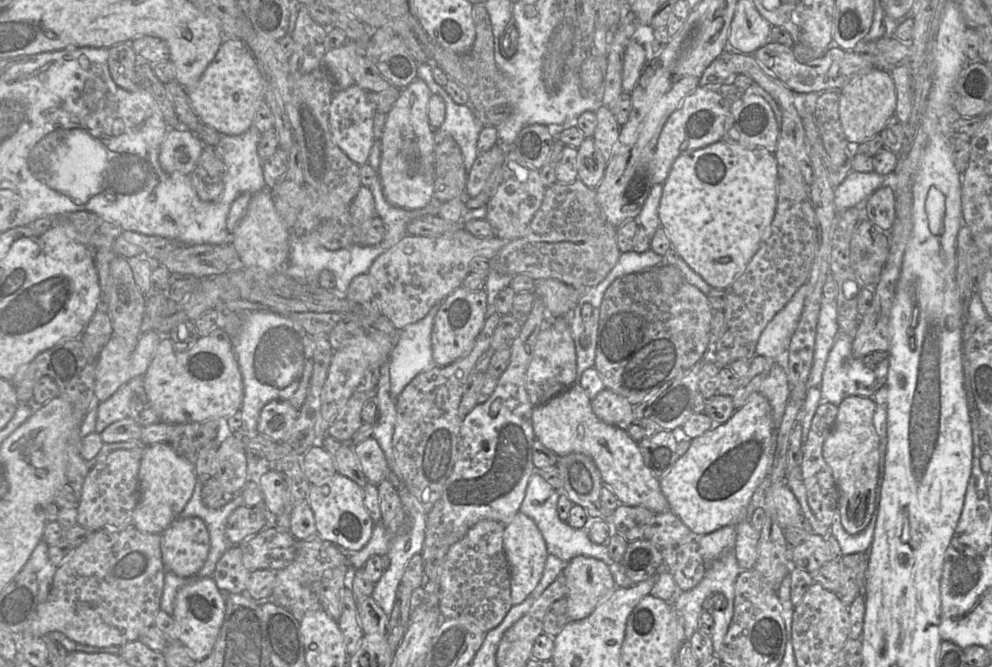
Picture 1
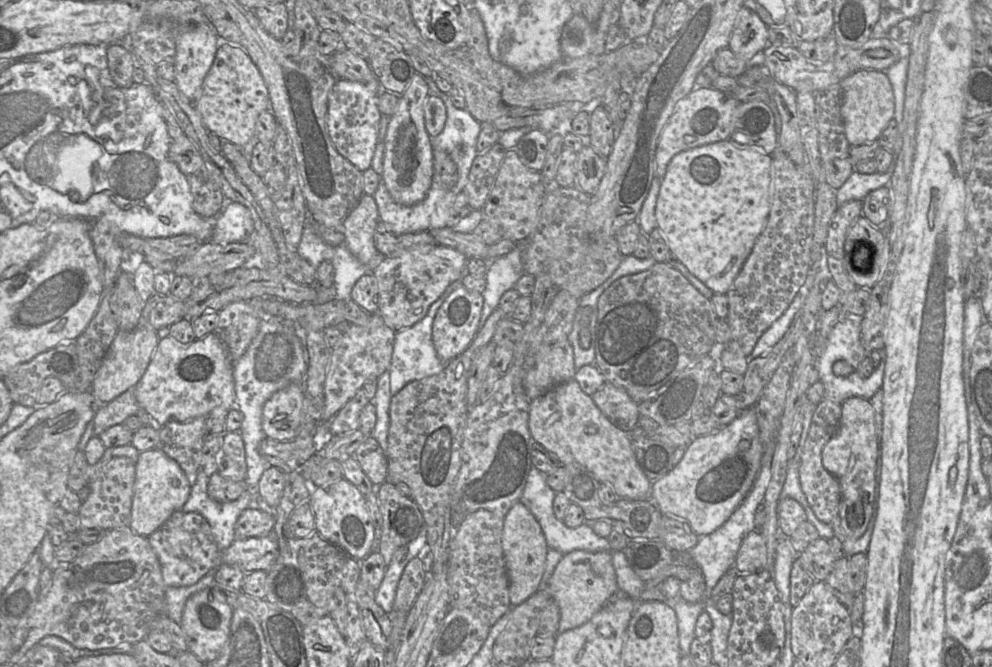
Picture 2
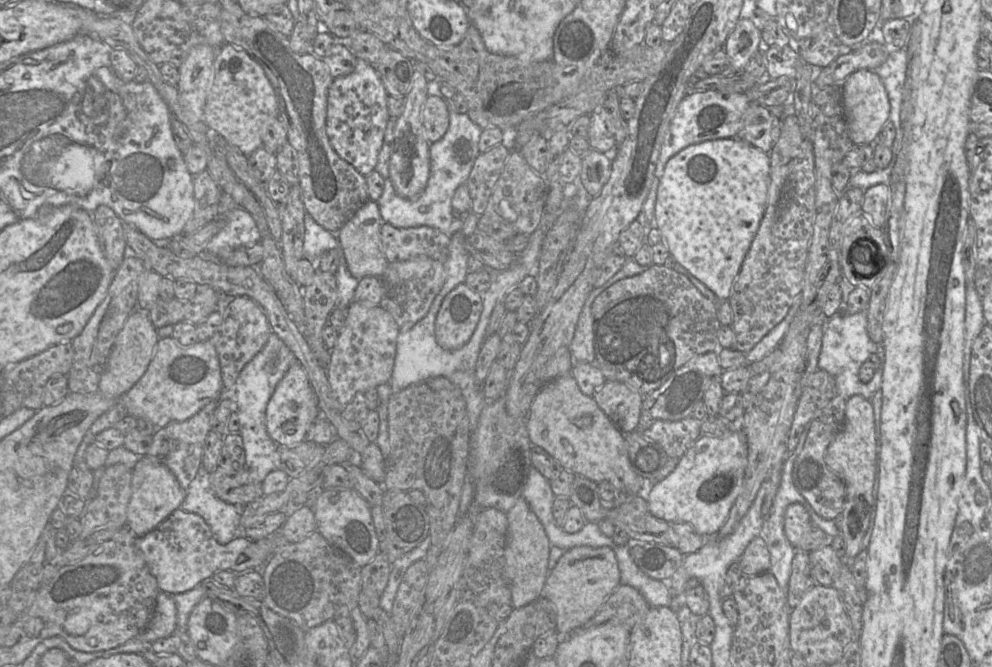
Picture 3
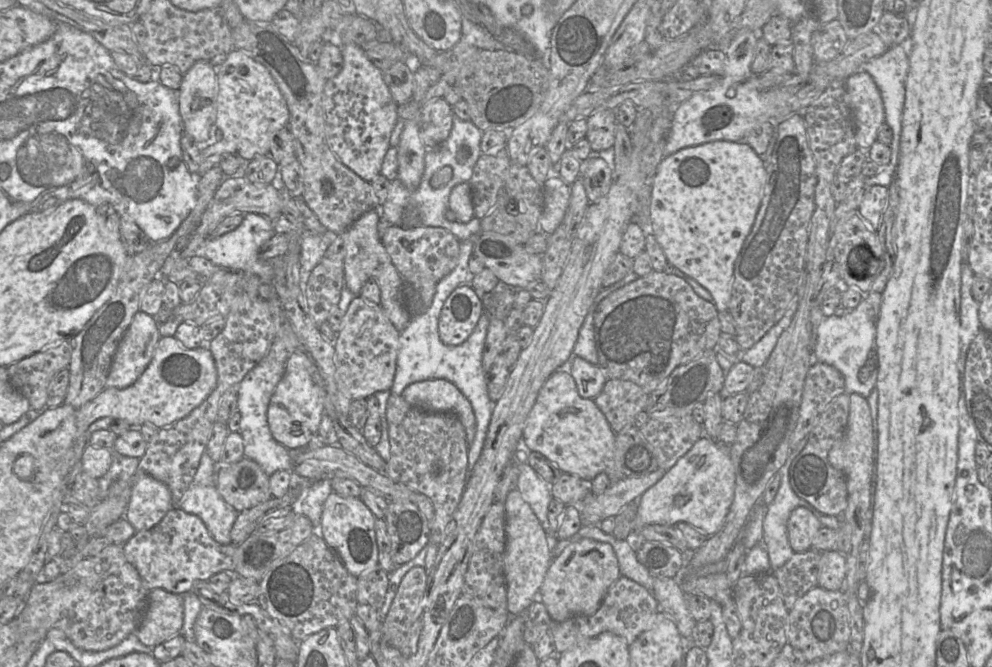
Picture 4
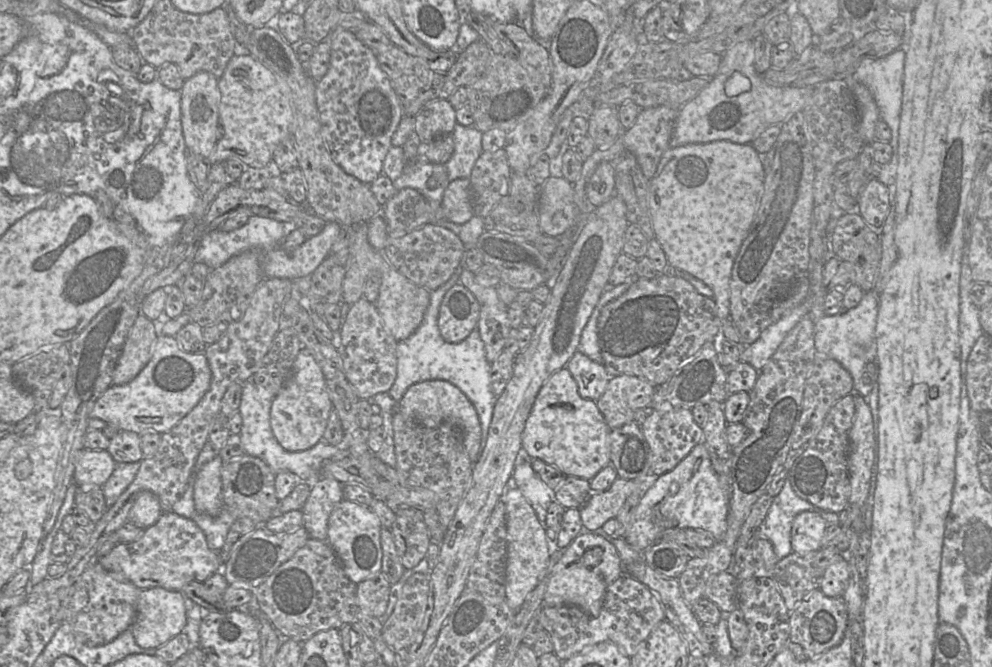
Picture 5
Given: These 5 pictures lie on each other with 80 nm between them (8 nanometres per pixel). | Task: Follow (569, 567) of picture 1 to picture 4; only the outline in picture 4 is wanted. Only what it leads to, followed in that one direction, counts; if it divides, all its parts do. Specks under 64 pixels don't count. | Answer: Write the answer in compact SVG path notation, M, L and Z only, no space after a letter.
M582 538L569 543L559 556L554 556L539 592L551 619L563 622L576 615L594 615L600 608L609 588L621 577L618 558L609 543Z

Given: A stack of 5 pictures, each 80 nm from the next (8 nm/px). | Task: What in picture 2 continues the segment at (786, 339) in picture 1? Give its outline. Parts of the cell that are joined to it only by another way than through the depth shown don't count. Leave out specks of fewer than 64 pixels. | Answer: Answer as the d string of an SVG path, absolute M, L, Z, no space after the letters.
M799 292L786 311L759 338L751 355L747 357L749 361L763 356L784 337L804 300L805 298L802 298Z

